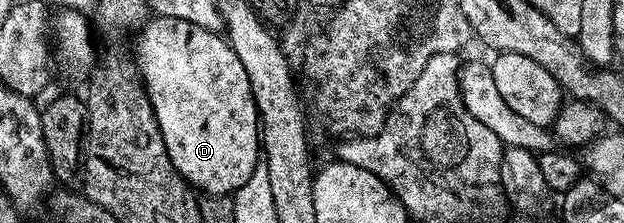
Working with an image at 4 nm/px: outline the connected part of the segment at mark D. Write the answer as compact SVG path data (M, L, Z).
M155 16L138 30L136 40L138 76L146 86L172 167L176 167L178 174L195 190L203 189L203 194L233 195L248 182L253 169L260 163L258 108L250 94L244 63L236 59L236 51L232 51L225 36L175 17Z

